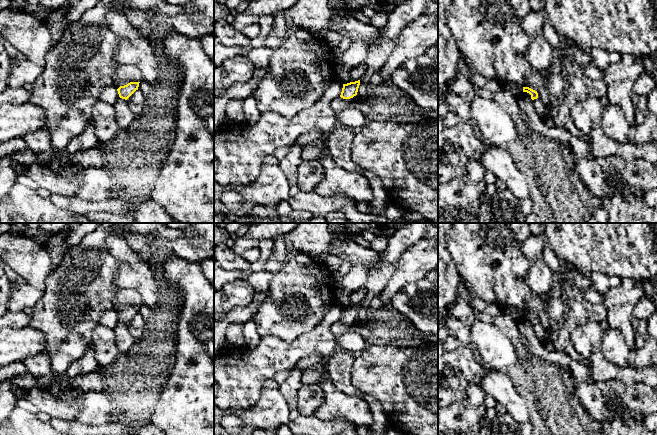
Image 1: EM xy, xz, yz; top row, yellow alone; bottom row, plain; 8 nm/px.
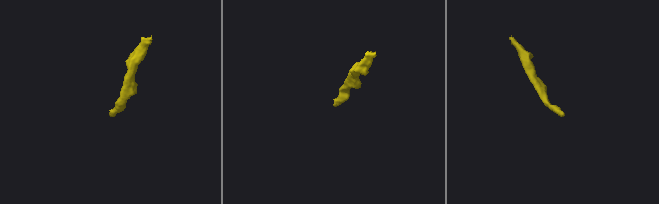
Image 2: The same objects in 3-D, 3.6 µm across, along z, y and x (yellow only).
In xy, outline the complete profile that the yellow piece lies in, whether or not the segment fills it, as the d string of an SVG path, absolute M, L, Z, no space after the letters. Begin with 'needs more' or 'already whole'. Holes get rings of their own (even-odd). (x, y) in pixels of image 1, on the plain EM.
needs more; M134 289L120 290L114 300L114 311L117 313L119 321L127 324L136 314L143 304L138 292Z

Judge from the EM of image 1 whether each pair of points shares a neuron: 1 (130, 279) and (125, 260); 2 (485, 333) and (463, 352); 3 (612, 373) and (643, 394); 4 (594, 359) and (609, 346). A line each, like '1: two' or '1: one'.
1: one
2: two
3: two
4: two

